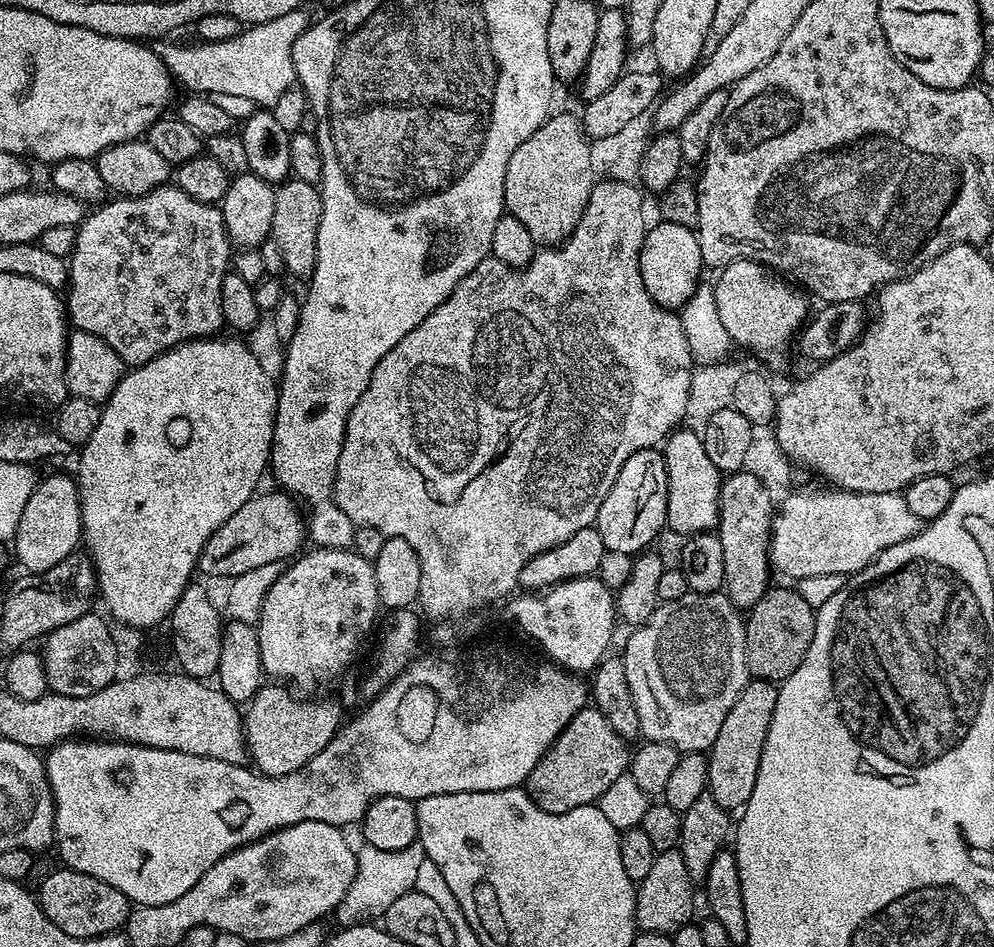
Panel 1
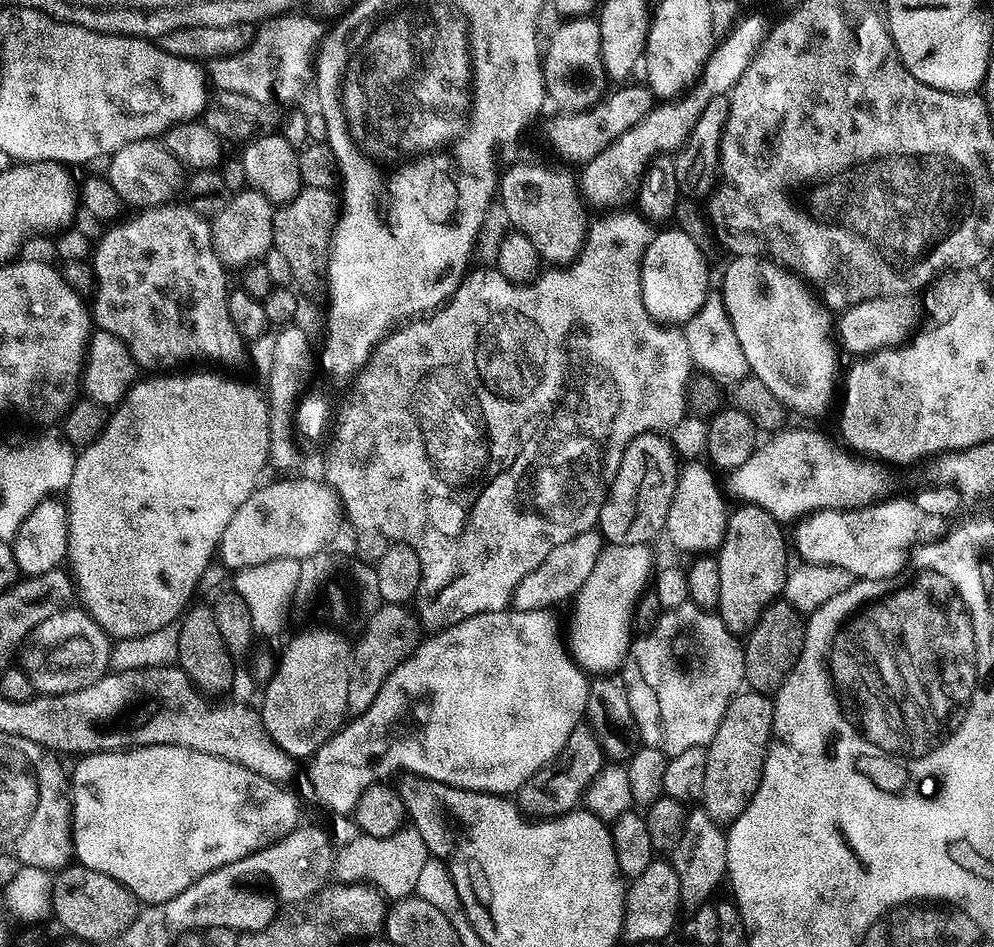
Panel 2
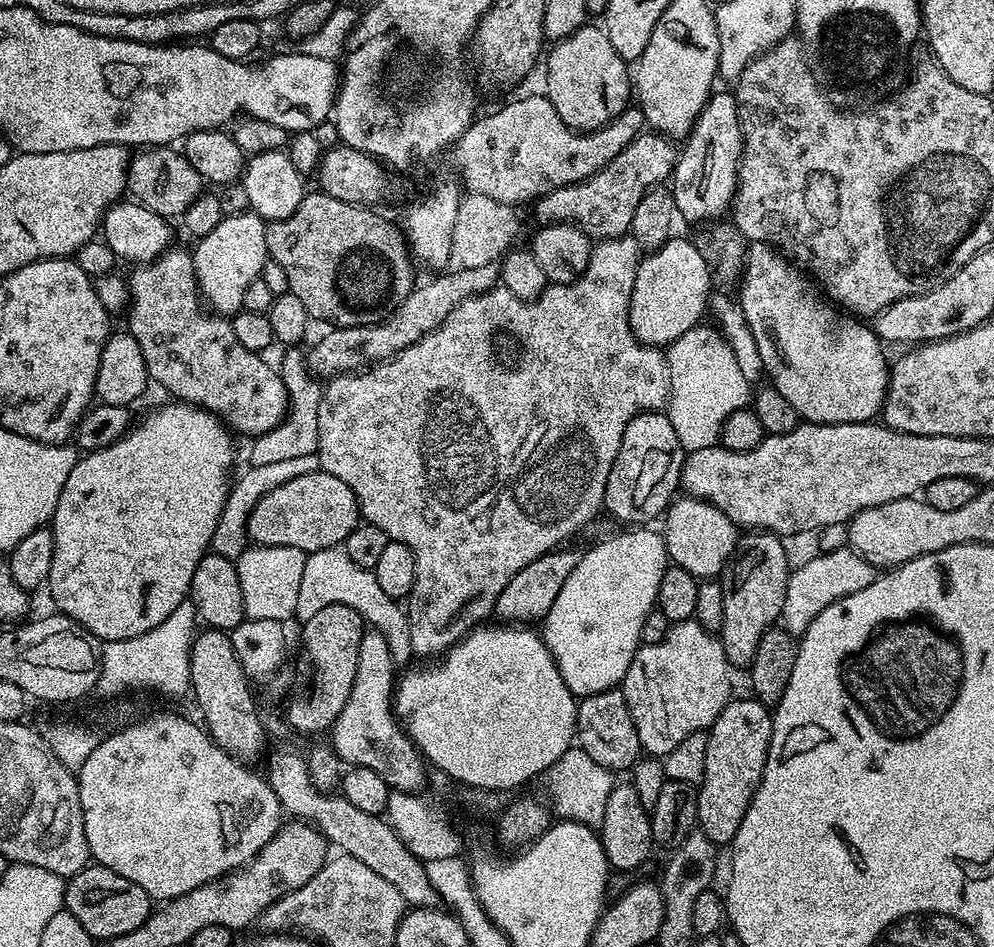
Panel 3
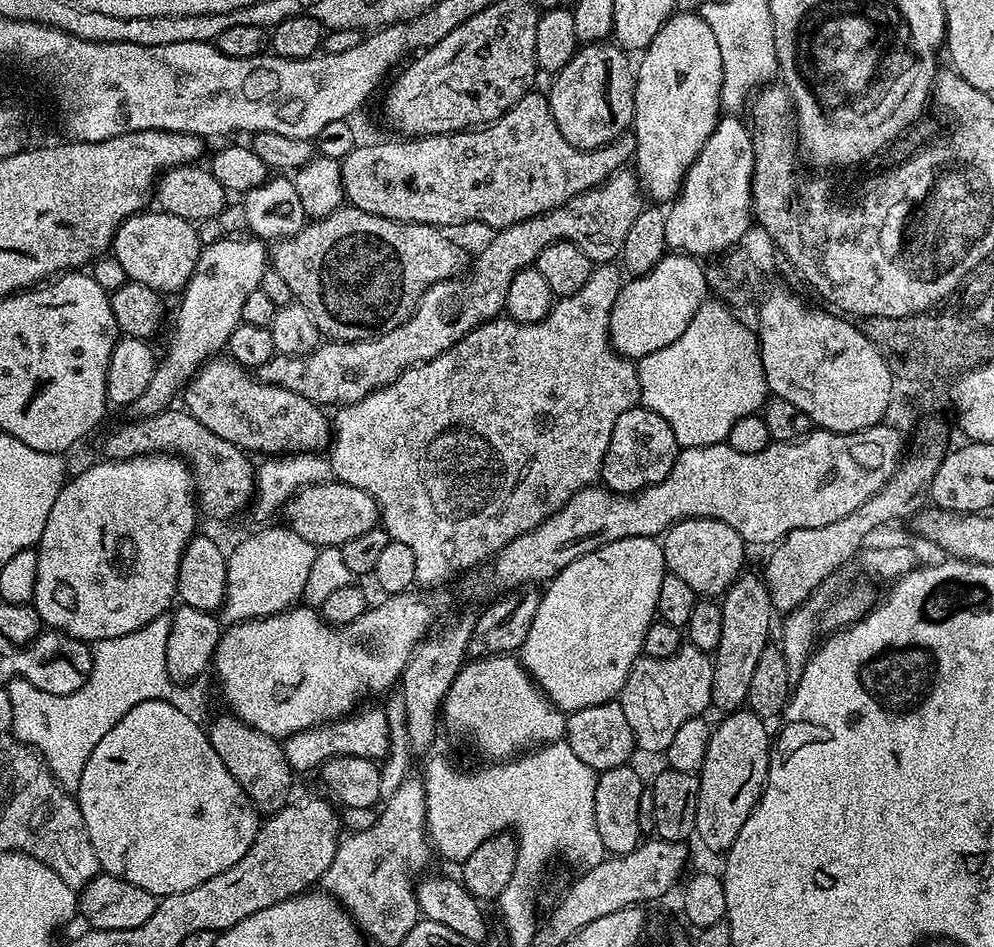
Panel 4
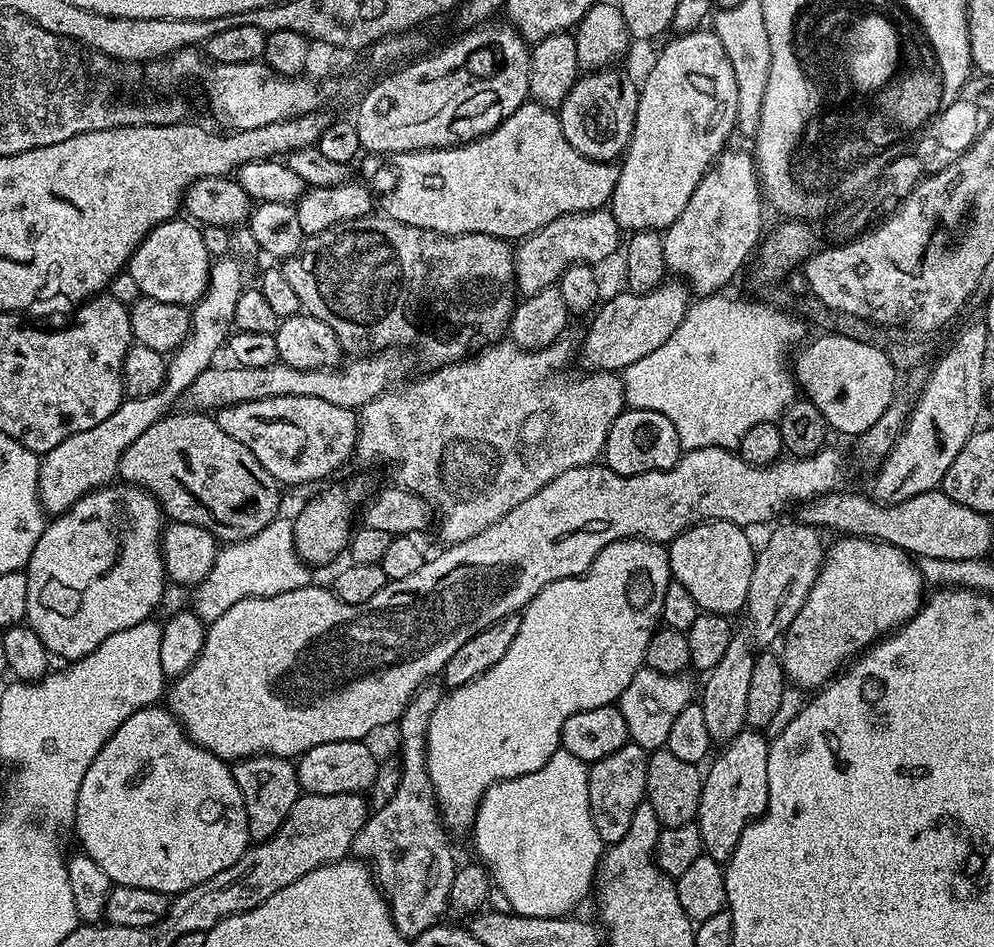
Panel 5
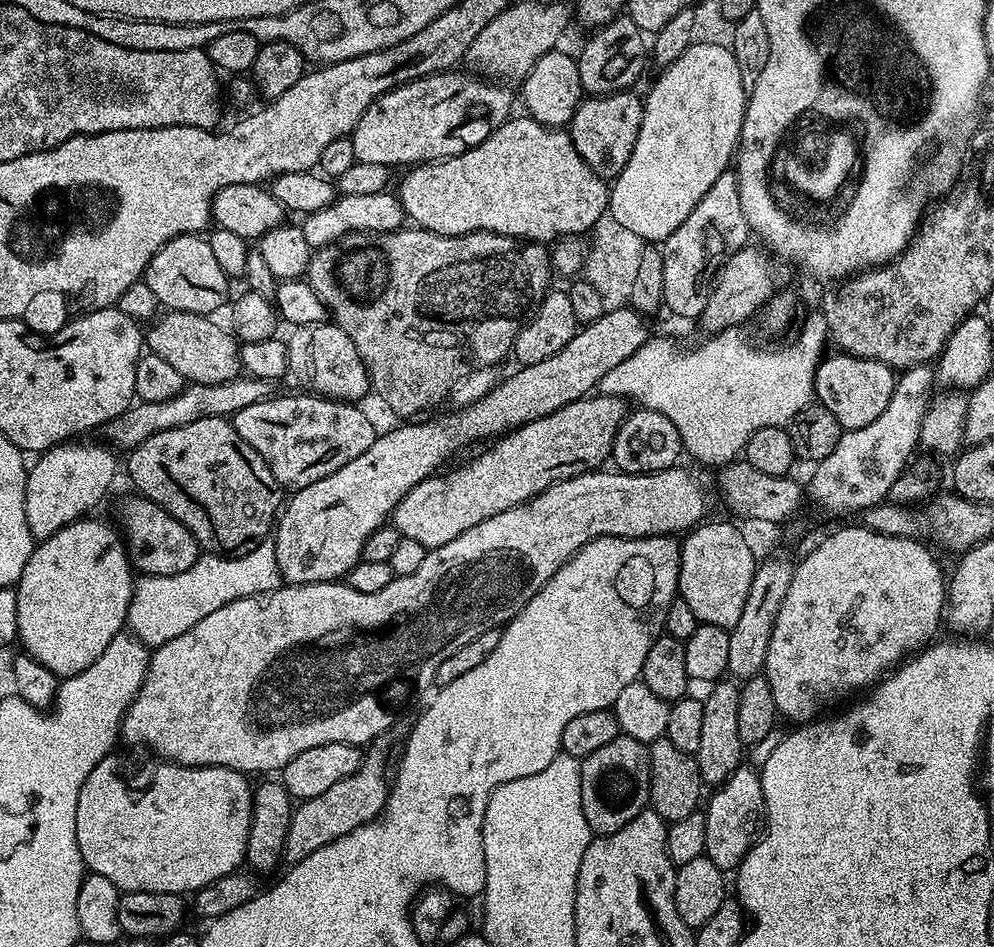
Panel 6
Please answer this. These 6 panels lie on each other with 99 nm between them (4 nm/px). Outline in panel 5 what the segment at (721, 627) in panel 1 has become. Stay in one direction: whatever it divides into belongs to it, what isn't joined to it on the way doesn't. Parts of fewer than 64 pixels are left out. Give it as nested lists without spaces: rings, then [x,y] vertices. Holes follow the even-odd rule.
[[[645,666],[639,668],[634,674],[634,678],[630,678],[630,686],[626,686],[626,690],[620,695],[618,707],[622,718],[626,718],[628,739],[631,743],[642,746],[646,750],[660,750],[667,745],[670,726],[674,726],[674,718],[678,718],[678,714],[682,714],[682,710],[686,710],[686,706],[693,703],[694,696],[692,696],[692,680],[690,677],[691,675],[688,674],[679,676],[658,674]]]

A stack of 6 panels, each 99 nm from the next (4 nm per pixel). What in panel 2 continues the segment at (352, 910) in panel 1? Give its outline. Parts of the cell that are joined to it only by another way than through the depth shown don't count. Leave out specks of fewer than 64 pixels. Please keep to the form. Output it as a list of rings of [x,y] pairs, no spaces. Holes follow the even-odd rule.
[[[405,826],[395,836],[374,838],[363,834],[337,849],[333,859],[333,877],[344,882],[367,882],[377,887],[385,897],[397,900],[413,895],[416,881],[430,853],[416,828]]]

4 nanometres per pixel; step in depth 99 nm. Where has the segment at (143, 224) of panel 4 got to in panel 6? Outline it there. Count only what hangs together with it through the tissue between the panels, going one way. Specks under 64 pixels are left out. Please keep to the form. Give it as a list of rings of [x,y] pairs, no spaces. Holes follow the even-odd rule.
[[[200,234],[179,236],[166,242],[166,246],[162,246],[162,250],[158,250],[154,258],[150,258],[142,283],[154,290],[157,305],[173,312],[193,312],[199,316],[212,316],[230,300],[230,277],[224,273],[222,266],[218,266],[207,239]]]

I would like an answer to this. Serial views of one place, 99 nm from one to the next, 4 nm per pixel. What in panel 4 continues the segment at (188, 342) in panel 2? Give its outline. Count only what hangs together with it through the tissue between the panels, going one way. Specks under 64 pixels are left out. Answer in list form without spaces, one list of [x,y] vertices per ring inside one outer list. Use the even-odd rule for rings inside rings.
[[[212,358],[203,364],[183,389],[183,400],[183,407],[206,430],[249,454],[319,453],[329,447],[334,436],[333,421],[321,405],[294,394],[294,390],[261,384],[249,369],[231,358]]]

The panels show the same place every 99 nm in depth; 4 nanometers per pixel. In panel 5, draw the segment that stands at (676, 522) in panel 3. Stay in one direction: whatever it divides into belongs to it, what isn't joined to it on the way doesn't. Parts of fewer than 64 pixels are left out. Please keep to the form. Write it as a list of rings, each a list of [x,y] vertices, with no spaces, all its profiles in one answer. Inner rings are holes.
[[[707,520],[704,524],[696,524],[682,534],[678,534],[667,545],[668,568],[672,571],[672,580],[686,586],[687,592],[698,602],[701,612],[713,612],[719,616],[735,617],[735,612],[743,613],[748,602],[750,590],[750,574],[754,574],[754,562],[757,549],[752,548],[752,540],[745,529],[737,524],[721,520]]]

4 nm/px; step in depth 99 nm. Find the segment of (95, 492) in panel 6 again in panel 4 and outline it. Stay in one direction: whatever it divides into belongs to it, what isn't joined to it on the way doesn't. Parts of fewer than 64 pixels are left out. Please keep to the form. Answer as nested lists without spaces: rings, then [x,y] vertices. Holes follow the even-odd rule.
[[[225,238],[201,247],[198,266],[194,266],[194,274],[179,297],[180,309],[176,312],[176,329],[168,340],[168,353],[159,357],[146,394],[130,405],[133,417],[143,418],[165,411],[171,405],[168,403],[187,388],[198,369],[209,358],[227,349],[234,326],[242,322],[242,305],[260,287],[269,260],[265,241],[259,238]]]

